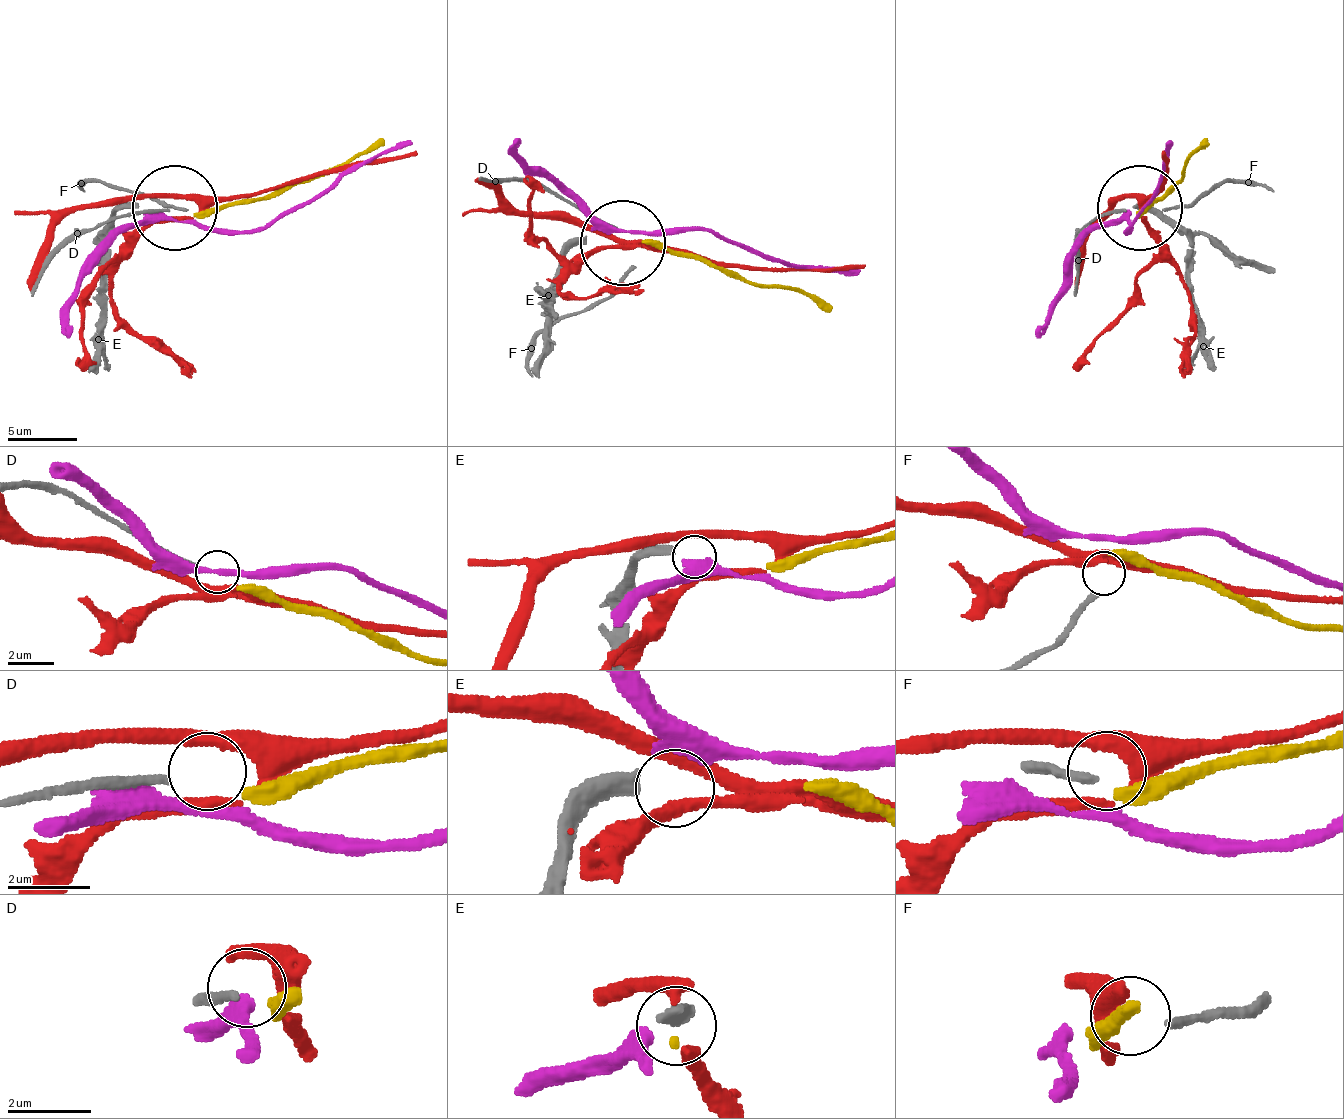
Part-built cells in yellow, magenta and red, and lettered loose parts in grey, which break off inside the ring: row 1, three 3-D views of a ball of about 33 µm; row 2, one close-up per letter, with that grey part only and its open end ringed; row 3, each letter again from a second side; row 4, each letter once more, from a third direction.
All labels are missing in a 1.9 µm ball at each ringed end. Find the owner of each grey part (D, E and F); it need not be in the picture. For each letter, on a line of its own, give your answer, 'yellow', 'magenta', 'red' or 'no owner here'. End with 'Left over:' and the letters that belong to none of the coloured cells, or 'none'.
D: no owner here
E: magenta
F: red
Left over: D

